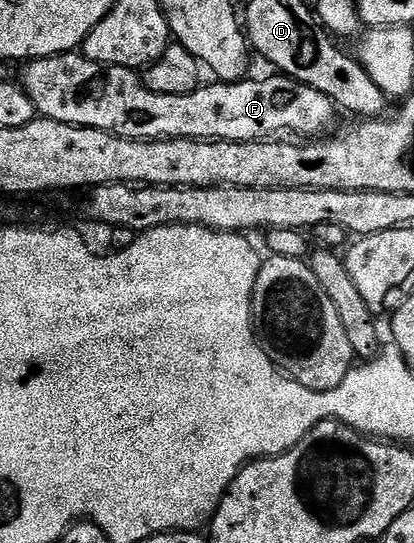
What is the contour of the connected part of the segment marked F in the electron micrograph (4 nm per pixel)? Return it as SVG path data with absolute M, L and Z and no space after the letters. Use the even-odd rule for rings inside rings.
M81 52L56 54L50 58L34 58L25 68L19 85L33 102L33 107L37 109L40 117L72 126L105 130L120 138L203 138L214 142L255 142L288 135L285 133L290 130L293 134L302 134L302 139L317 140L328 135L338 125L338 107L333 105L333 101L326 94L310 86L304 86L294 78L284 76L250 77L248 80L231 83L217 80L212 83L214 86L202 84L183 96L167 96L163 92L148 90L138 71L128 70L122 66L99 64L95 60L87 60Z

